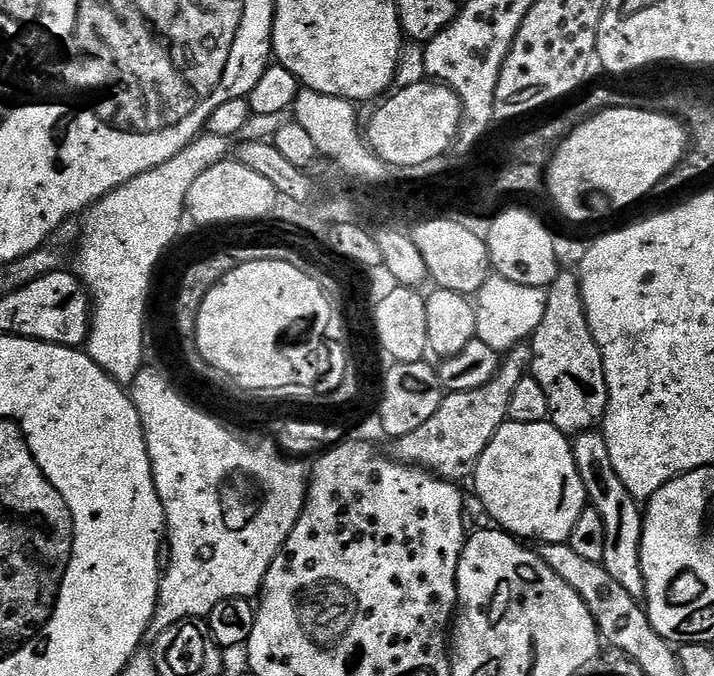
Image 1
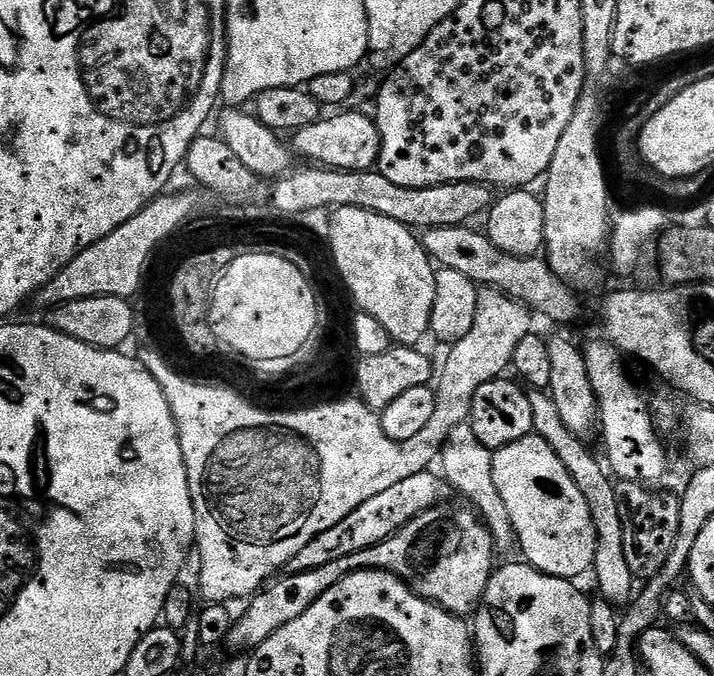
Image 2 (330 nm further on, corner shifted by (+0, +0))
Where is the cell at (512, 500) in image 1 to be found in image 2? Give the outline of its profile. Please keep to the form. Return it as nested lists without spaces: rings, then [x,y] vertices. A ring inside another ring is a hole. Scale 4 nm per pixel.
[[[535,434],[522,438],[518,442],[510,442],[510,446],[497,448],[492,453],[494,466],[494,486],[498,486],[498,494],[502,494],[502,502],[506,502],[506,511],[510,514],[512,528],[516,531],[516,540],[524,551],[523,559],[539,572],[548,576],[577,578],[591,569],[596,554],[596,527],[590,514],[590,506],[586,498],[582,498],[582,490],[574,482],[574,478],[562,466],[558,454],[550,450],[550,446],[541,436]]]

